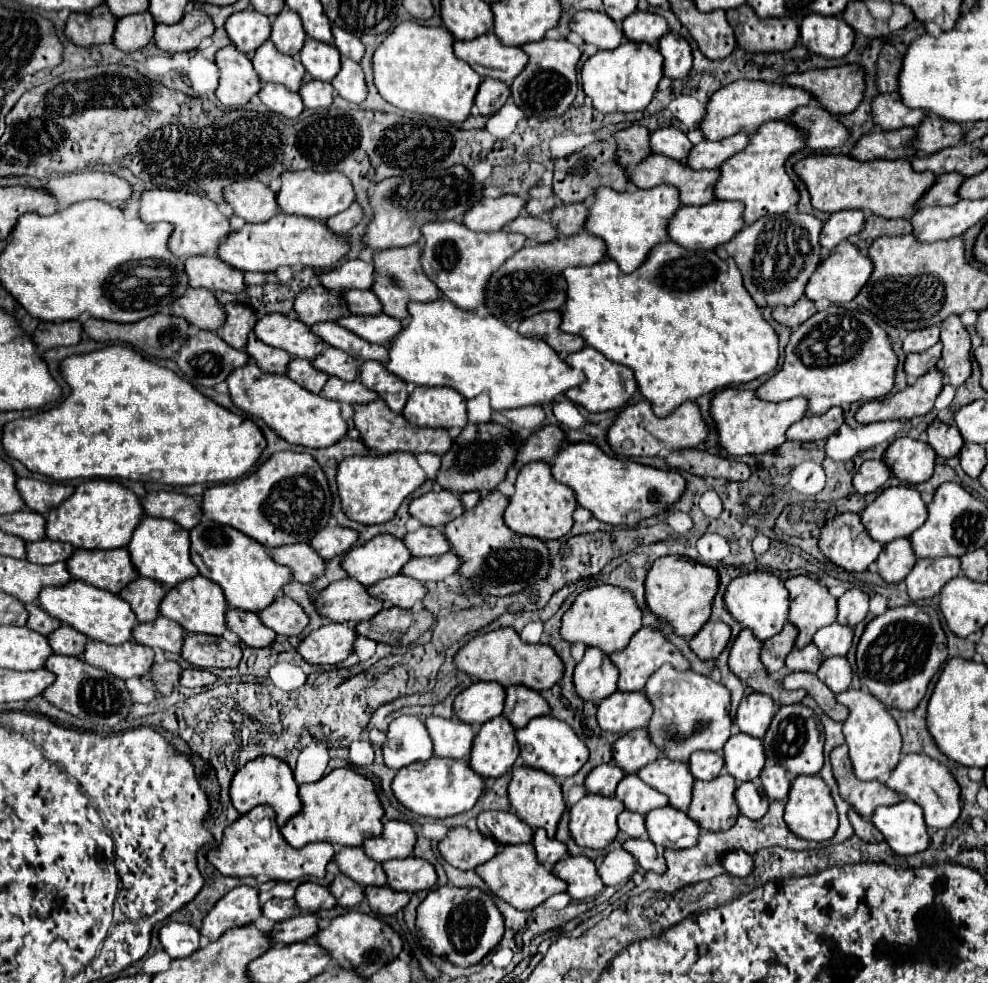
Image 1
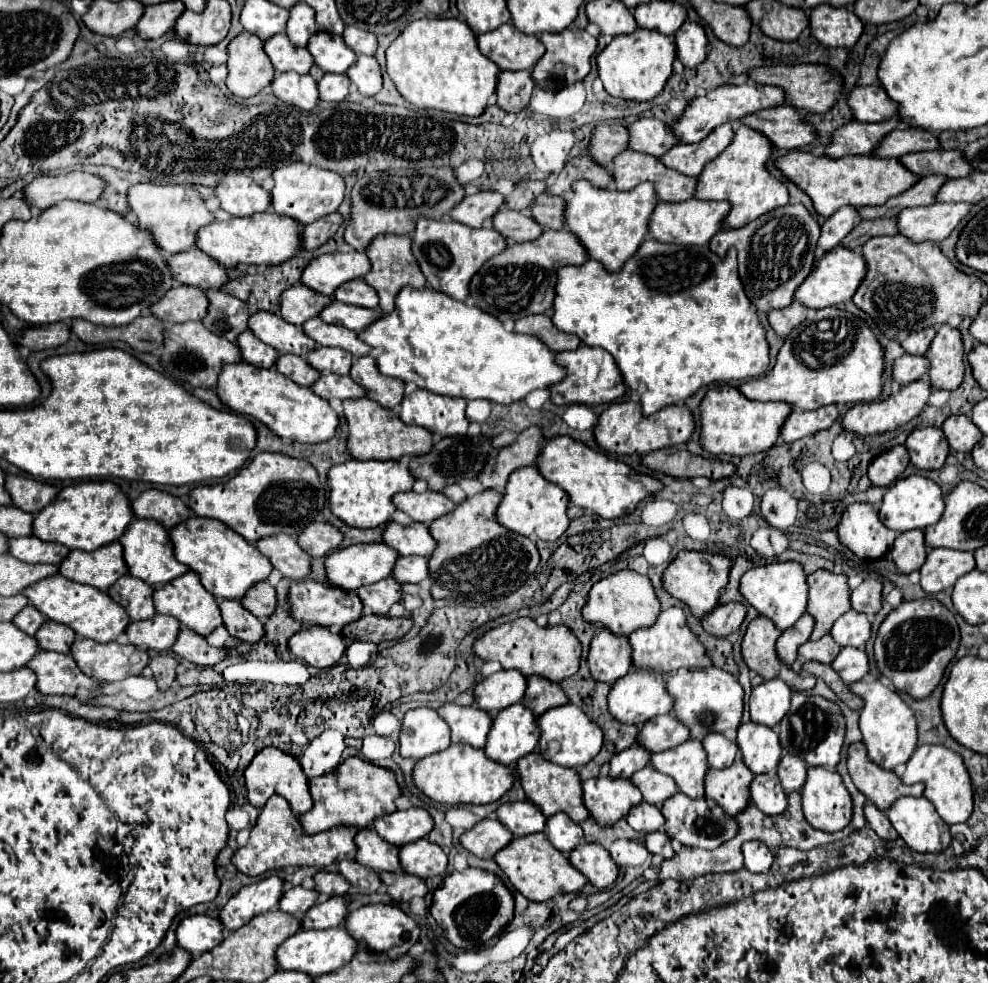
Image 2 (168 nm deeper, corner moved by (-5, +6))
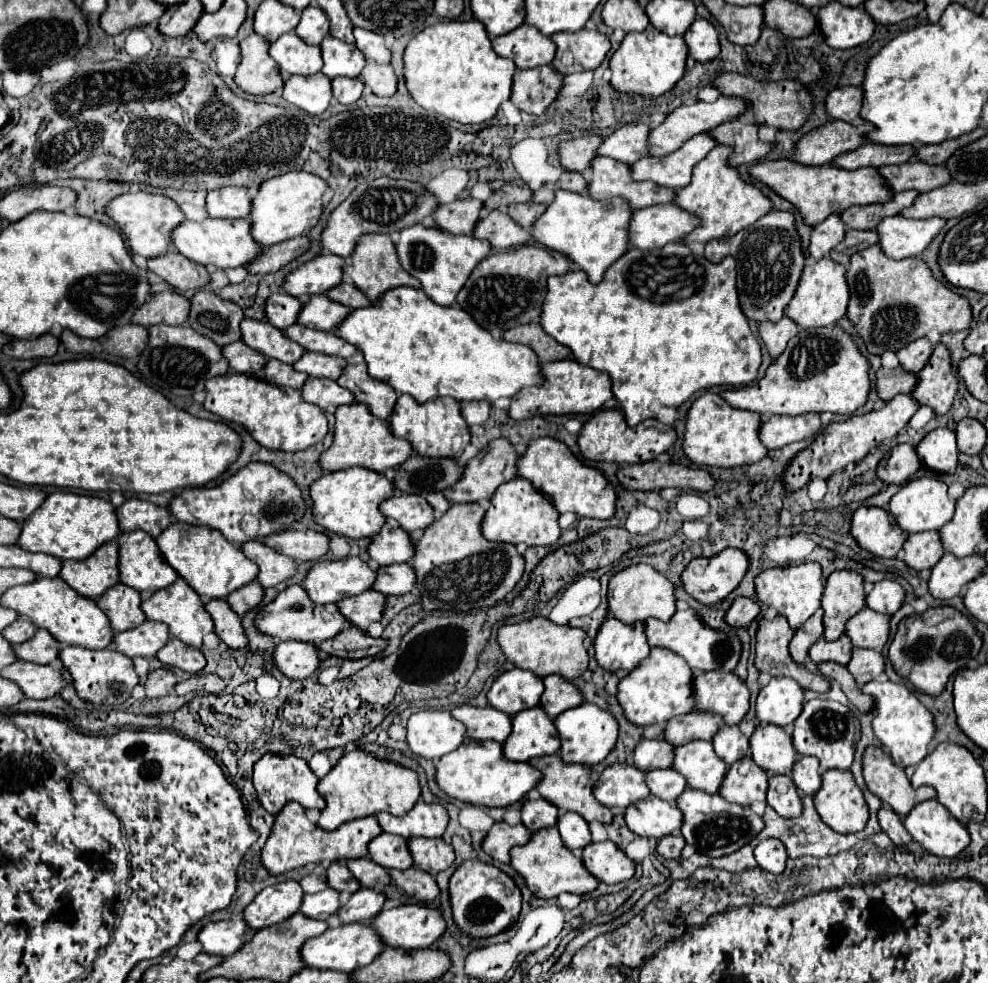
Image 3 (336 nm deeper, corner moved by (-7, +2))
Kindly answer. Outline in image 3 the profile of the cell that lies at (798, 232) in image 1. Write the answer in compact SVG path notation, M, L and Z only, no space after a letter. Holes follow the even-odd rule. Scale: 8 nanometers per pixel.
M771 211L733 237L713 239L705 243L705 255L711 263L719 263L727 255L735 257L741 309L747 319L755 319L759 323L763 321L763 315L767 321L777 321L783 317L805 267L805 253L795 227L795 215L789 211Z

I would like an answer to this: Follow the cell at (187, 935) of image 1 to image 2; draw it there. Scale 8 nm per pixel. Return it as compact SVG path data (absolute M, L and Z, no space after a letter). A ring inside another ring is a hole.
M191 915L185 917L177 927L177 945L199 957L205 951L211 951L225 939L225 927L219 919L209 915Z

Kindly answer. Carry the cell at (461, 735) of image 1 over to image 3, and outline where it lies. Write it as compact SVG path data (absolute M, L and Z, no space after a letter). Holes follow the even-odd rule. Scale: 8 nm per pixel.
M459 705L455 709L451 709L451 715L461 721L467 729L467 737L473 741L497 741L503 743L507 739L507 735L511 733L511 717L503 711L497 711L493 707L473 707L473 705Z

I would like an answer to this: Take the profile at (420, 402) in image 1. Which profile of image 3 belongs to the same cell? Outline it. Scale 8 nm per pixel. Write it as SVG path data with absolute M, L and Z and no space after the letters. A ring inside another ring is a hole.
M401 395L389 423L393 435L411 441L419 455L457 459L469 445L469 427L461 415L461 403L455 399L431 399L431 403L415 403L411 395Z

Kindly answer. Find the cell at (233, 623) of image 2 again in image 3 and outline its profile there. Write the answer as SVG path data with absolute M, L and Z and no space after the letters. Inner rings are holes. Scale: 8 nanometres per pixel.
M211 599L205 603L205 609L215 621L215 633L221 637L223 643L227 643L231 649L243 649L247 647L249 639L245 635L245 627L241 623L241 617L231 611L231 607L223 599Z

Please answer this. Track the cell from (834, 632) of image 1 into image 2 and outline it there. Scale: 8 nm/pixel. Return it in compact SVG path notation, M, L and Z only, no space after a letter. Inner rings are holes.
M851 609L845 615L841 615L841 619L837 619L831 635L841 647L845 647L845 645L865 647L867 639L871 637L871 623L865 613Z

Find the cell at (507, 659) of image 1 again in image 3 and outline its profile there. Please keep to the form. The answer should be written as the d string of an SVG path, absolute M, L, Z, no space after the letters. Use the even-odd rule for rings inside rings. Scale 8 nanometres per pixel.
M533 617L529 621L503 625L497 631L497 643L505 655L507 661L511 661L515 667L535 673L537 677L547 675L561 675L563 679L577 679L583 675L589 663L589 655L583 647L585 631L571 625L555 625L545 617Z

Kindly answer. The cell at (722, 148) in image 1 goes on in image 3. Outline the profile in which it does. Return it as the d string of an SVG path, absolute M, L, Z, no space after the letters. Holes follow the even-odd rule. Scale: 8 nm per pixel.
M699 133L689 139L679 151L667 157L645 157L631 165L633 179L649 179L657 185L665 187L685 187L691 181L691 171L699 159L707 157L707 153L717 143L711 139L709 133Z

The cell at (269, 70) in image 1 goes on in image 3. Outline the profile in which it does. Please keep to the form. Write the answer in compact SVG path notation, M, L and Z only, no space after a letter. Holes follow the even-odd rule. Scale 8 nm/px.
M285 33L271 43L269 55L285 75L313 75L323 67L319 47L303 43L295 33Z

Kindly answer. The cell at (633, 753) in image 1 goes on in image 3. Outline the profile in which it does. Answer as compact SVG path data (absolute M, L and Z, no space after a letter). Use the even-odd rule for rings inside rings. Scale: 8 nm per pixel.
M693 709L691 713L669 719L665 725L663 739L673 743L673 747L679 747L679 745L685 745L685 743L691 743L697 739L709 741L715 735L715 731L719 729L719 725L721 725L719 715Z

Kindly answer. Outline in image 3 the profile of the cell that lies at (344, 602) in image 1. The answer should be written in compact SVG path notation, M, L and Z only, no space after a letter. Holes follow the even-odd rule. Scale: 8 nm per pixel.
M291 585L285 591L281 591L277 595L277 599L273 603L265 605L261 609L261 613L257 615L259 631L263 631L271 637L277 637L281 641L299 639L299 641L309 641L315 645L325 639L333 639L347 625L349 625L347 619L343 619L343 615L339 615L339 607L335 603L327 603L327 605L311 603L311 599L307 599L307 591L303 591L301 585Z

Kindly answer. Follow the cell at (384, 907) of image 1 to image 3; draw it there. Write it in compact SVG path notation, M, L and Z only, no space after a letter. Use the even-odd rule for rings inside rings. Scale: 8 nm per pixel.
M413 867L405 869L405 871L391 869L389 875L403 895L407 895L419 903L431 903L439 895L439 887L435 883L435 877L425 871L419 871Z

